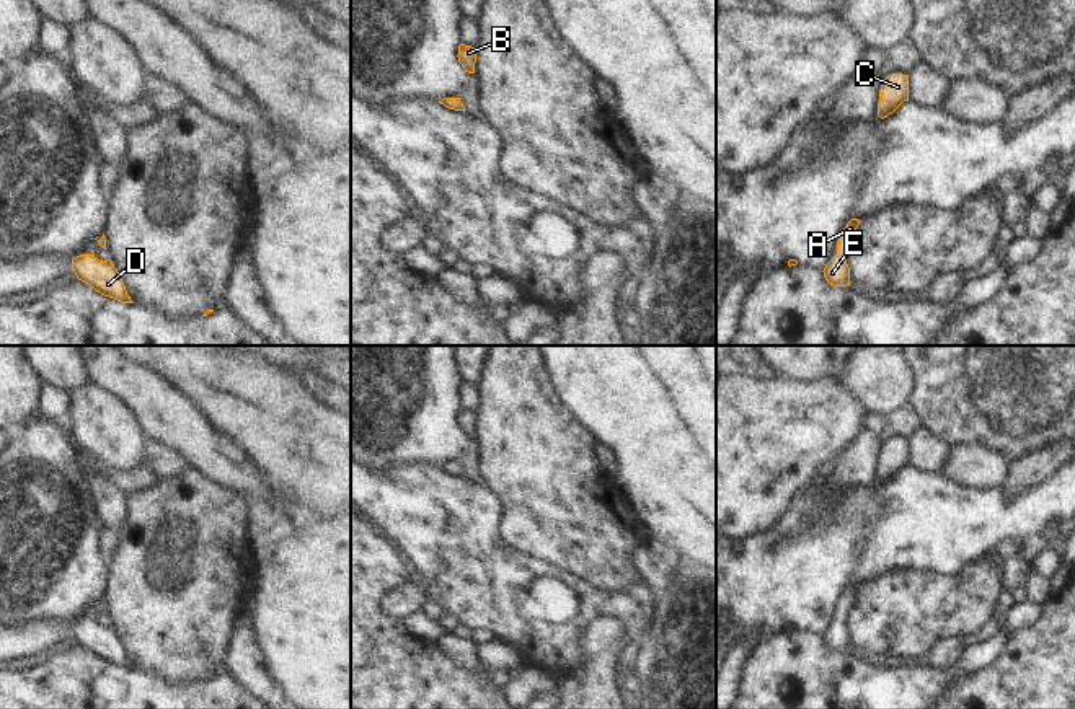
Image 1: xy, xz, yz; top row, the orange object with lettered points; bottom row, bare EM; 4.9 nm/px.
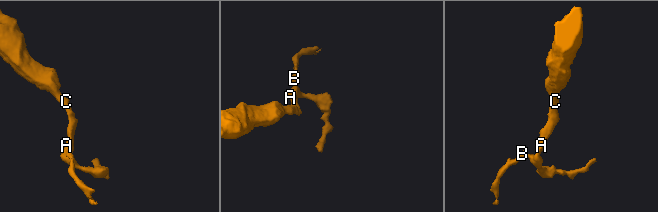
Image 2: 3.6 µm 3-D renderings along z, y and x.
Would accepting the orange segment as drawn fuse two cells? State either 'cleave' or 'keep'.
keep

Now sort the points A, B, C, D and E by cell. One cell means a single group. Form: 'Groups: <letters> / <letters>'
Groups: A B C D E.

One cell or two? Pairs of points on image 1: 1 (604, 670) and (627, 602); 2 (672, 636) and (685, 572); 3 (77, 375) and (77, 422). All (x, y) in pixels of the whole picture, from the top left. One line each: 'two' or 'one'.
1: two
2: one
3: two

